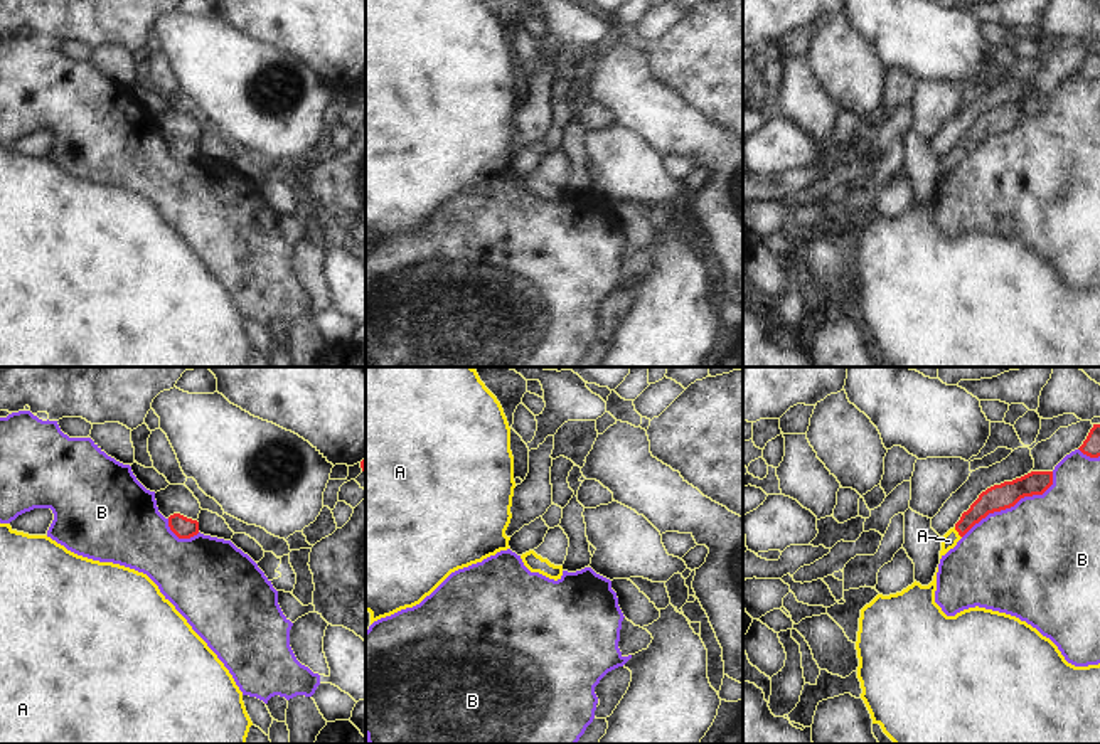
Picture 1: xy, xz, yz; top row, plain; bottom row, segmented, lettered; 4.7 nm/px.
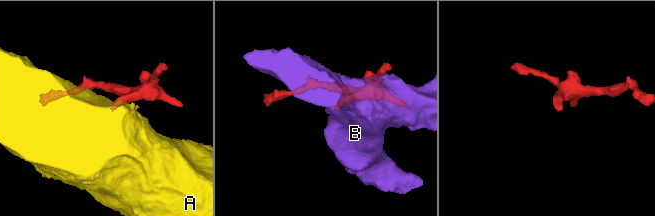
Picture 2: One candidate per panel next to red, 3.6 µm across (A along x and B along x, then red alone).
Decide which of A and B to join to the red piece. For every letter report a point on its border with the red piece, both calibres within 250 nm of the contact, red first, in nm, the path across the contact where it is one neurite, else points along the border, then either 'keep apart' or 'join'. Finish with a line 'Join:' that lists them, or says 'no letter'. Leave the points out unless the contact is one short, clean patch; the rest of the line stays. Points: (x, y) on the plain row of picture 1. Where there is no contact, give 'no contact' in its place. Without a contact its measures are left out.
A: yz (957, 154) | 120/80 nm | across yz (998, 120), (982, 128), (957, 154), (949, 164) | join
B: yz (1013, 128) | 130/500 nm | keep apart
Join: A

